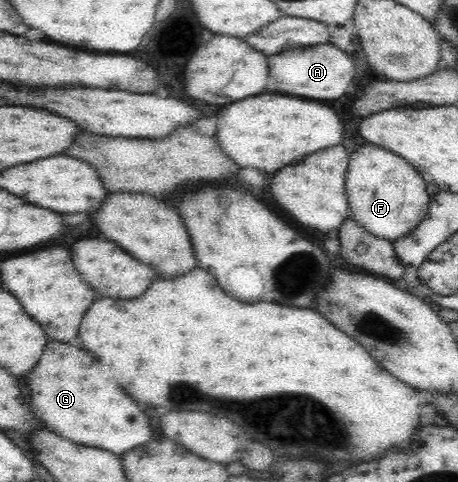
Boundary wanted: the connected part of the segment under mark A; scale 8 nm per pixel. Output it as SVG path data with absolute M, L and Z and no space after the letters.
M332 43L304 46L296 50L286 50L282 54L274 54L268 58L268 66L270 66L270 78L274 78L276 88L280 92L314 100L336 100L344 96L356 76L352 56L338 50Z

